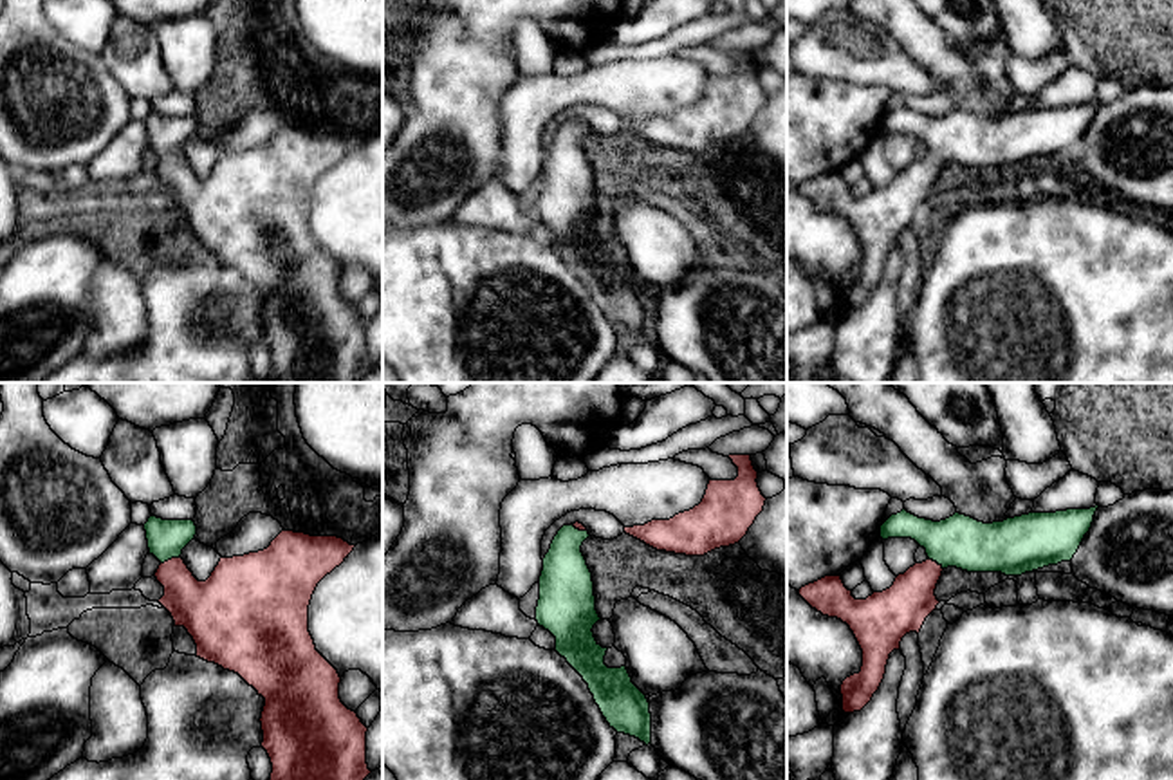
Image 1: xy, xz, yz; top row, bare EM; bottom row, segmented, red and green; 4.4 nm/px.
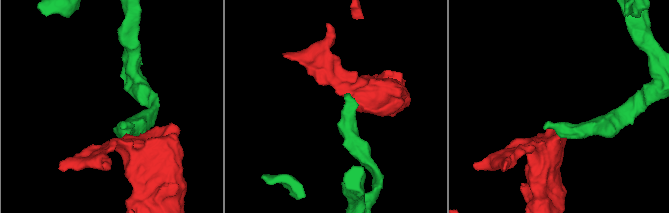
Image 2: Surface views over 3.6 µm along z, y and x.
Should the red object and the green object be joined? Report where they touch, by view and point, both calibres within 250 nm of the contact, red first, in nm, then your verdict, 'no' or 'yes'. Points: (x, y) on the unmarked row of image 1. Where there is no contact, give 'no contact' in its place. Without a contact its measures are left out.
xy (172, 154) | 220/170 nm | yes

